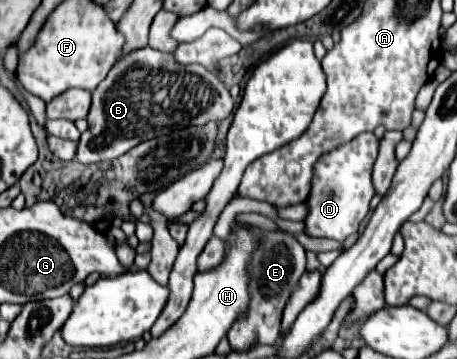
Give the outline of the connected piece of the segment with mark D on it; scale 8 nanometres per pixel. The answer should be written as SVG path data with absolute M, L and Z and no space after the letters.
M360 133L356 139L344 143L336 151L330 151L316 163L312 191L306 199L308 215L304 217L304 233L308 237L326 237L334 241L344 241L348 235L356 233L360 223L370 211L370 199L374 197L372 185L372 165L378 155L378 137L374 133Z

